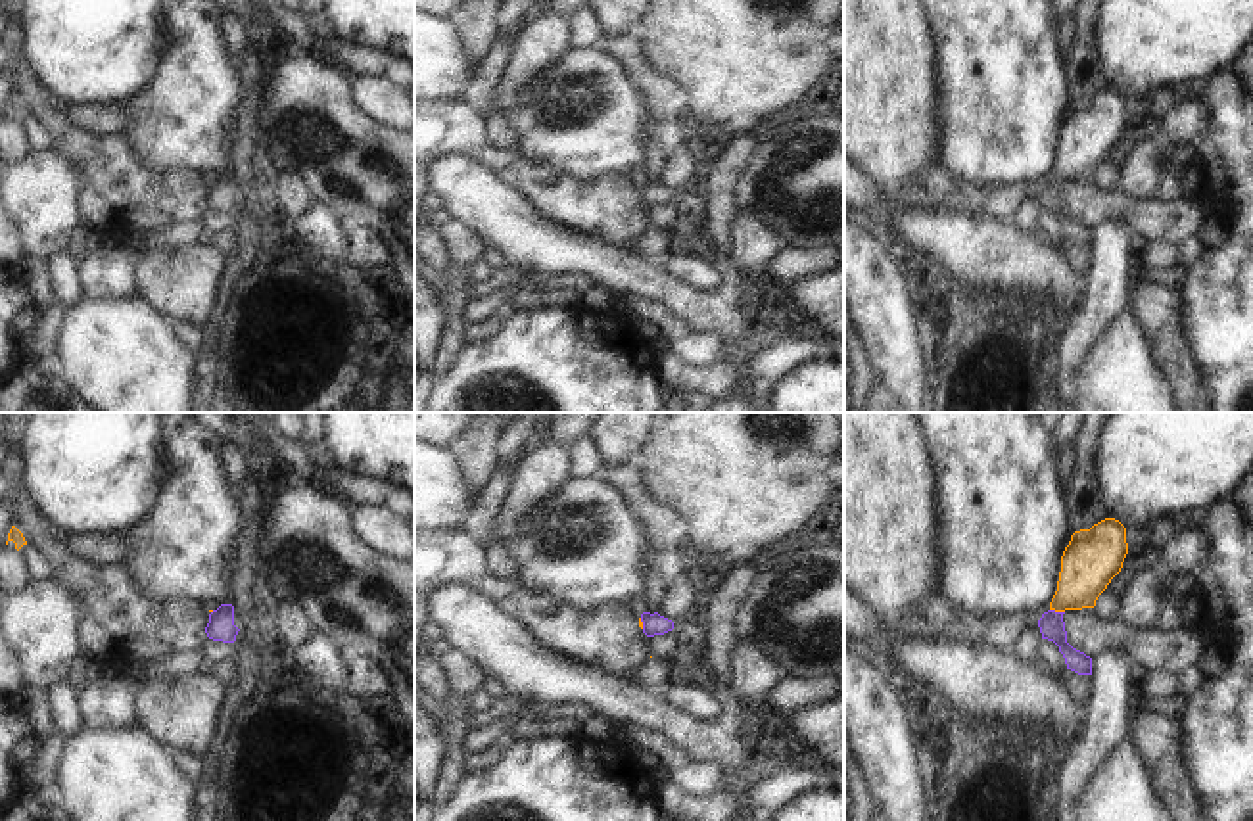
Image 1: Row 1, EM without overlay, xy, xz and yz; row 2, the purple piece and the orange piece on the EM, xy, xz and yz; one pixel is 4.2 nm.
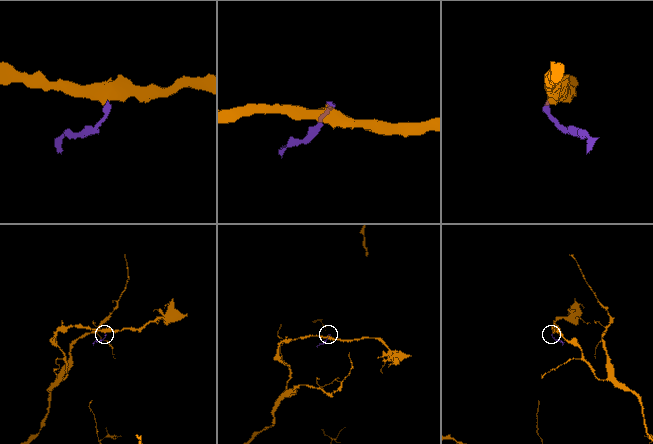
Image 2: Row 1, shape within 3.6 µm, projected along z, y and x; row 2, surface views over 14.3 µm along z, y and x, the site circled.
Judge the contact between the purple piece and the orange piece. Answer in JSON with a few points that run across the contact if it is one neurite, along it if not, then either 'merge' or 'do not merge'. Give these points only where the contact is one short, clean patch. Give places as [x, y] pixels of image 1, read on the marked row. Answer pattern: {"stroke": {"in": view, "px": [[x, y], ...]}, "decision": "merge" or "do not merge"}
{"stroke": {"in": "yz", "px": [[1050, 609], [1063, 612]]}, "decision": "do not merge"}

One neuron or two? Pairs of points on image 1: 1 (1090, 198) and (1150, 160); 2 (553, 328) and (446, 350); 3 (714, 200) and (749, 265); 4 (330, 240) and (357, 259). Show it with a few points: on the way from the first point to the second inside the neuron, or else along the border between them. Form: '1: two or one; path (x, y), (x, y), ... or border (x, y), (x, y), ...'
1: two; border (1123, 190), (1133, 198), (1156, 200)
2: two; border (465, 344), (451, 365), (434, 378)
3: two; border (735, 215), (726, 254)
4: two; border (346, 240), (338, 269)

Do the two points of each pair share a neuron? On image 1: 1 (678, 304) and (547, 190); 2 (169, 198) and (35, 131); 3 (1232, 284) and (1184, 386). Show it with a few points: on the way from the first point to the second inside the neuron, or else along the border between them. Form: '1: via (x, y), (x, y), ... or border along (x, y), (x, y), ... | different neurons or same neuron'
1: border along (570, 229), (628, 250) | different neurons
2: border along (27, 114), (43, 127), (50, 148) | different neurons
3: border along (1182, 319), (1182, 336), (1190, 359), (1207, 392) | different neurons

